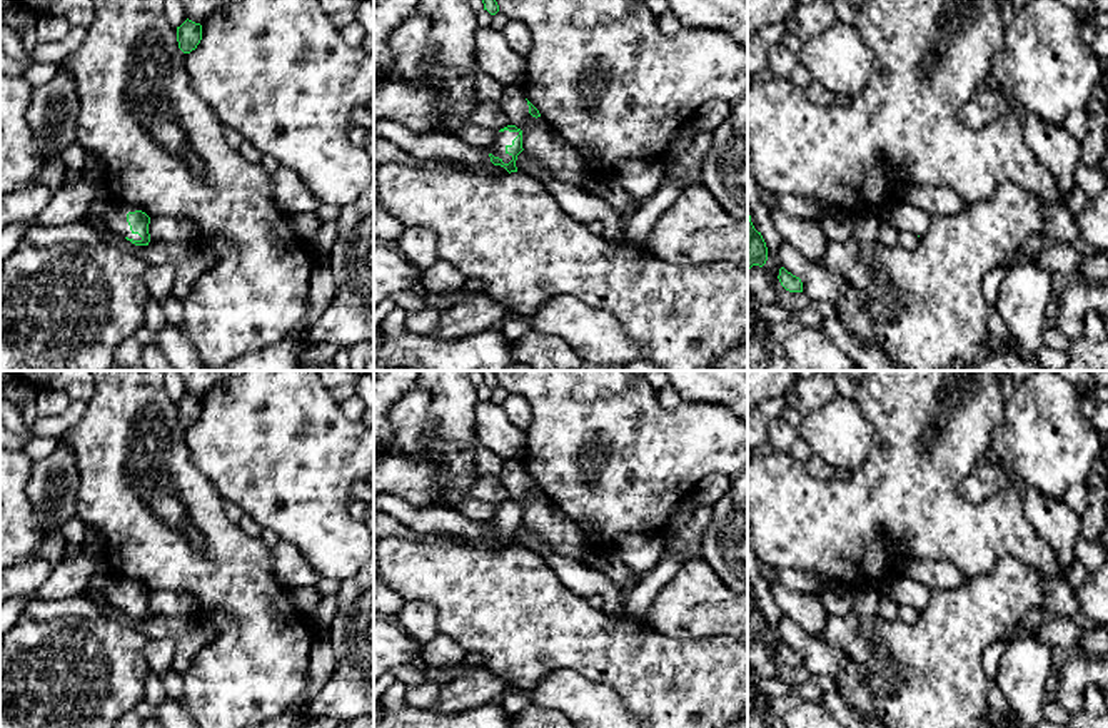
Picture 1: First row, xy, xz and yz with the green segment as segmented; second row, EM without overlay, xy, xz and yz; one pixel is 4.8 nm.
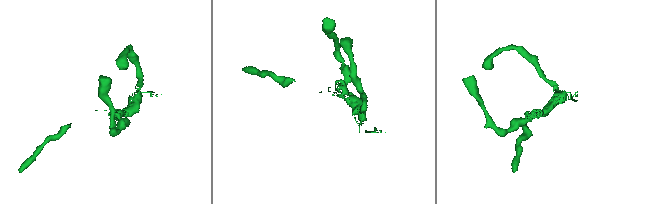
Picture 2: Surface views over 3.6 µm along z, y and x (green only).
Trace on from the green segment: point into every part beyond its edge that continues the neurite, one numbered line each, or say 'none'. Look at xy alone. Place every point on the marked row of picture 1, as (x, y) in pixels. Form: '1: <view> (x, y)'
1: xy (115, 216)

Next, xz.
1: xz (498, 149)

